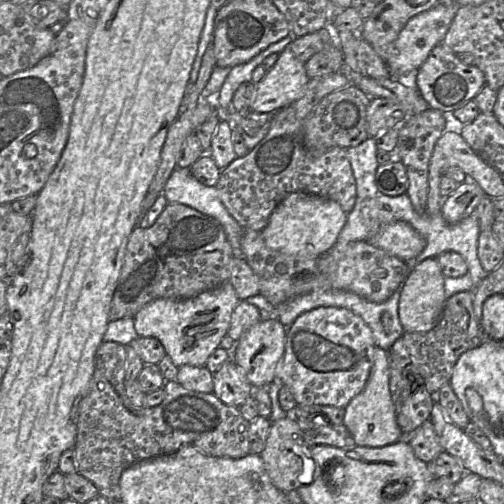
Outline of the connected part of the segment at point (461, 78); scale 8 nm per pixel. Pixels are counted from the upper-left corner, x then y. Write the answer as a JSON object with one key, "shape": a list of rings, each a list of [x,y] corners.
{"shape":[[[442,43],[433,48],[422,66],[408,81],[412,81],[429,108],[441,111],[445,115],[452,114],[470,100],[474,100],[485,86],[483,72],[475,65],[468,66],[461,63],[457,55]]]}

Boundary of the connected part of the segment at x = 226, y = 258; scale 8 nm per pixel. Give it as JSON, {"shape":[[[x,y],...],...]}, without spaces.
{"shape":[[[169,203],[150,228],[136,226],[130,235],[114,291],[109,320],[134,316],[158,299],[188,299],[229,280],[233,249],[223,225],[181,203]]]}

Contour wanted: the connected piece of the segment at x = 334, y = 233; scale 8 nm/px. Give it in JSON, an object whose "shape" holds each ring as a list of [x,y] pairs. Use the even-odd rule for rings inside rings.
{"shape":[[[293,192],[287,195],[270,215],[267,226],[261,231],[266,246],[287,255],[314,258],[331,249],[347,221],[347,214],[338,203],[305,192]]]}

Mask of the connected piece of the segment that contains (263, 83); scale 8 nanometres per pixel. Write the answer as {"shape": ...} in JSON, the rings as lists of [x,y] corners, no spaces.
{"shape":[[[287,46],[265,77],[255,84],[251,112],[273,114],[302,98],[310,82],[304,63]]]}

